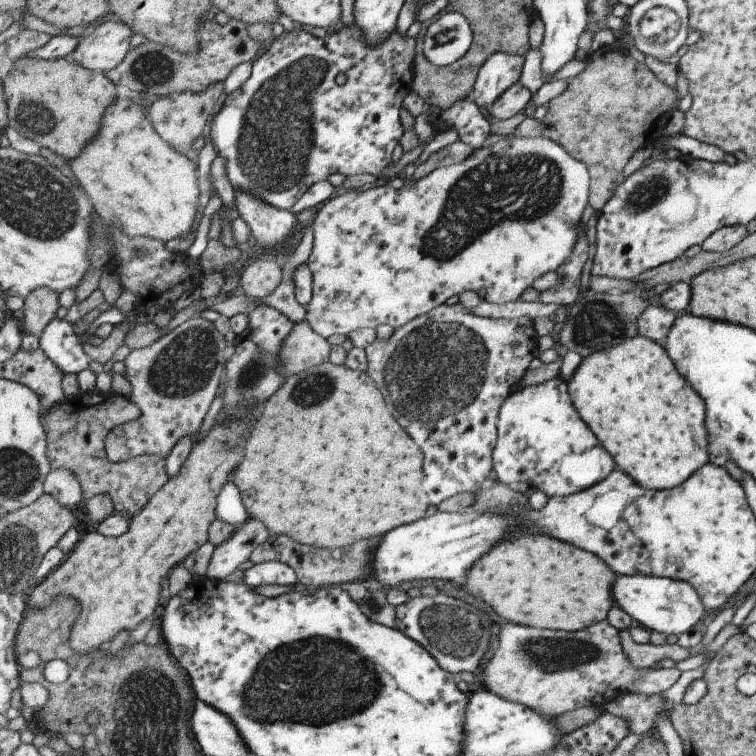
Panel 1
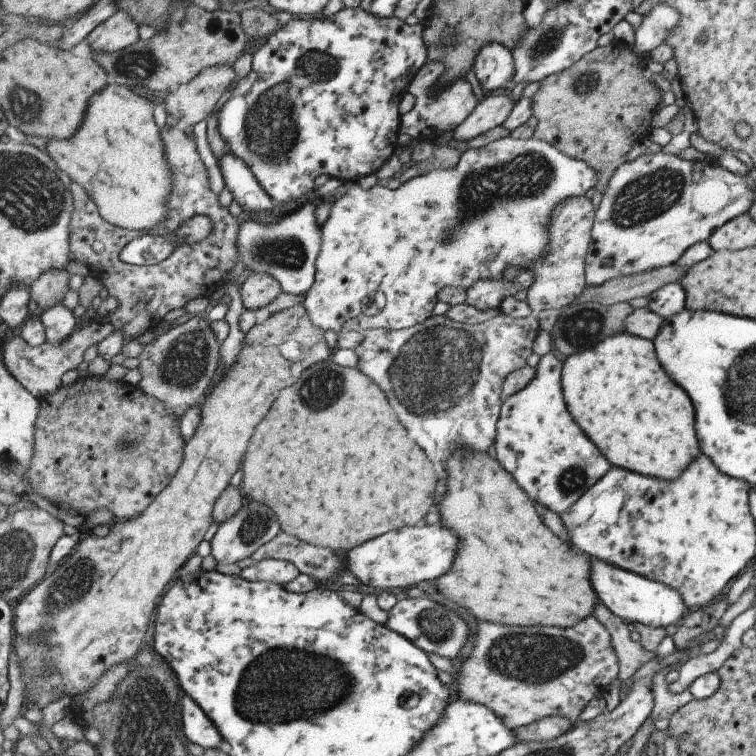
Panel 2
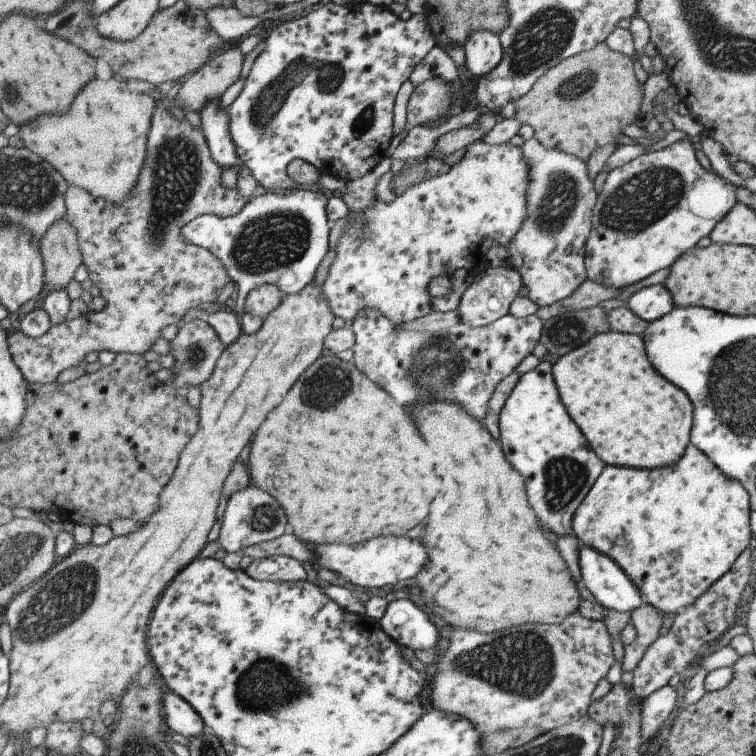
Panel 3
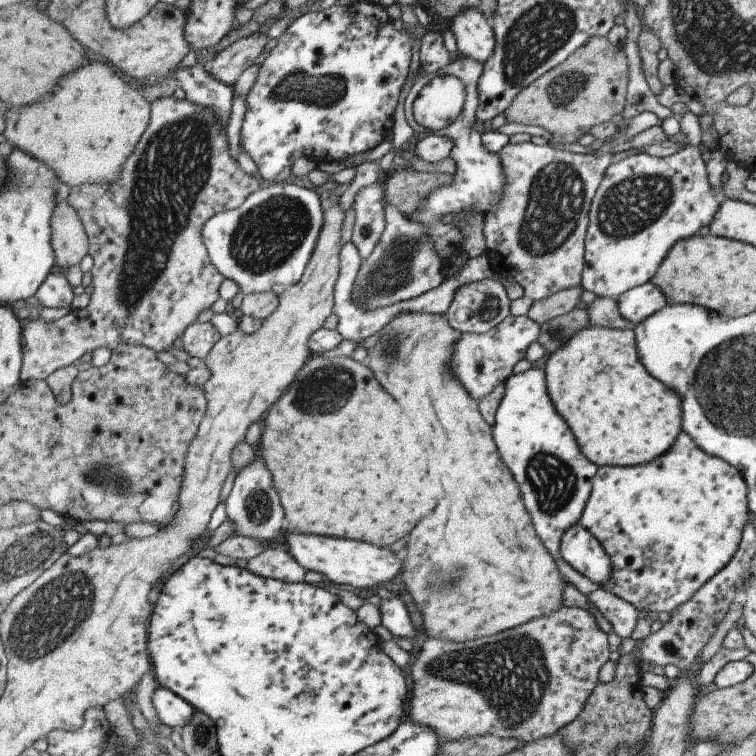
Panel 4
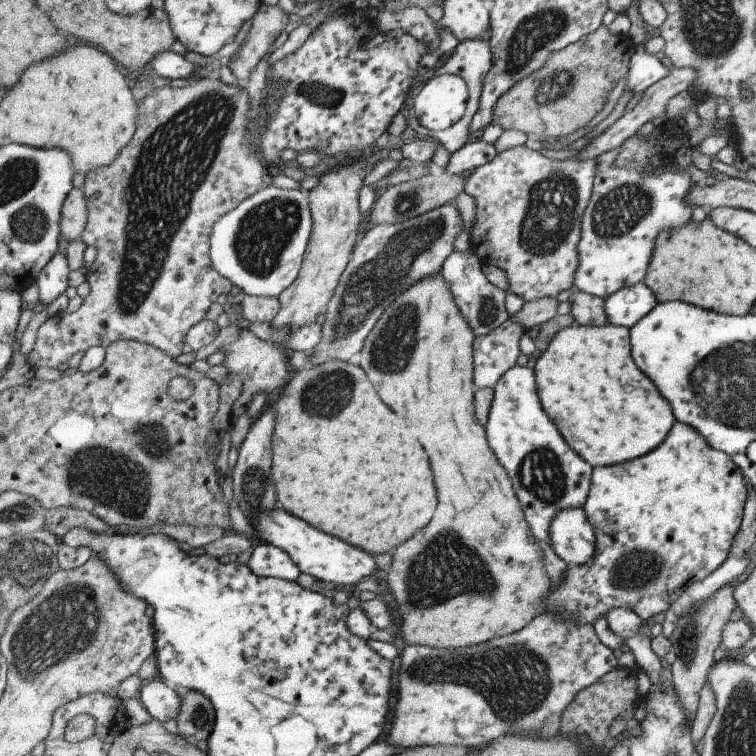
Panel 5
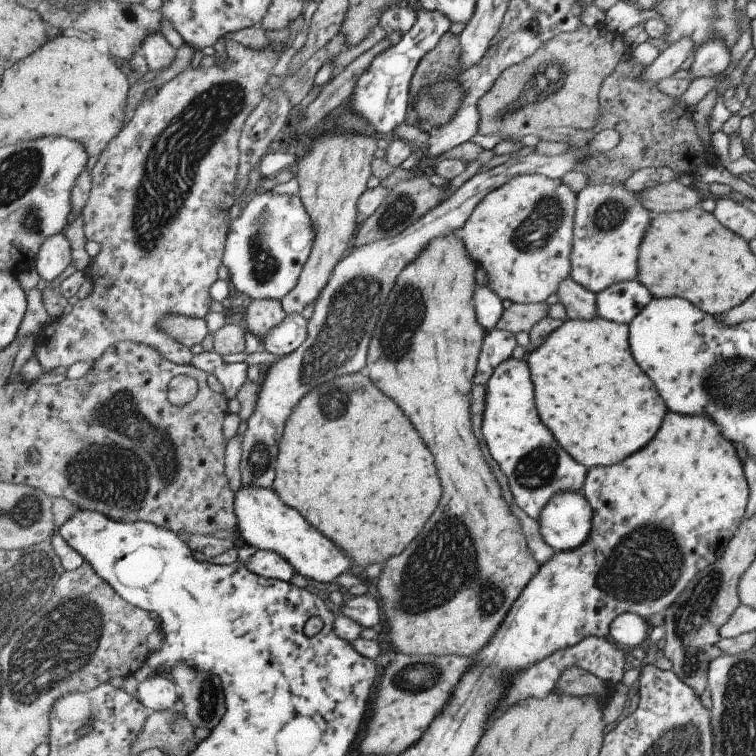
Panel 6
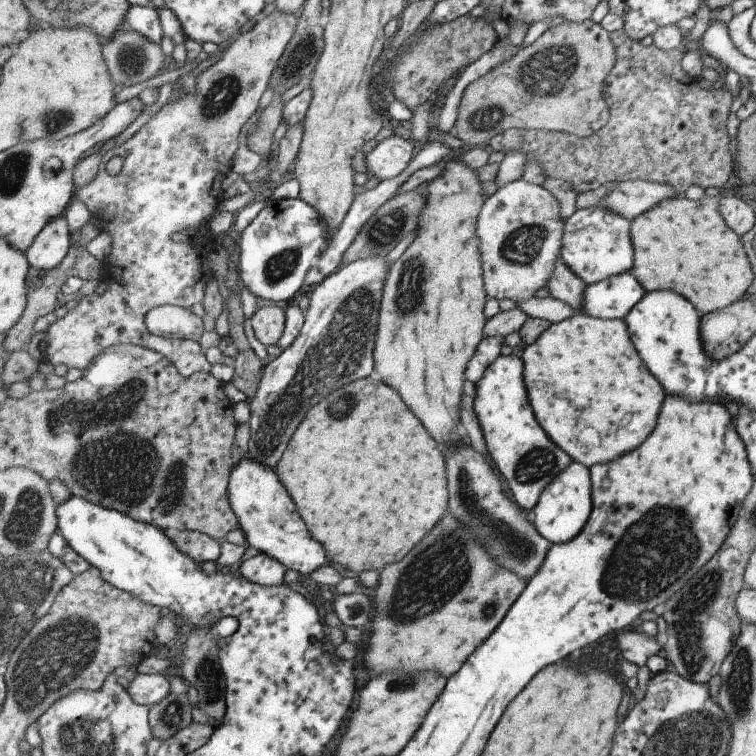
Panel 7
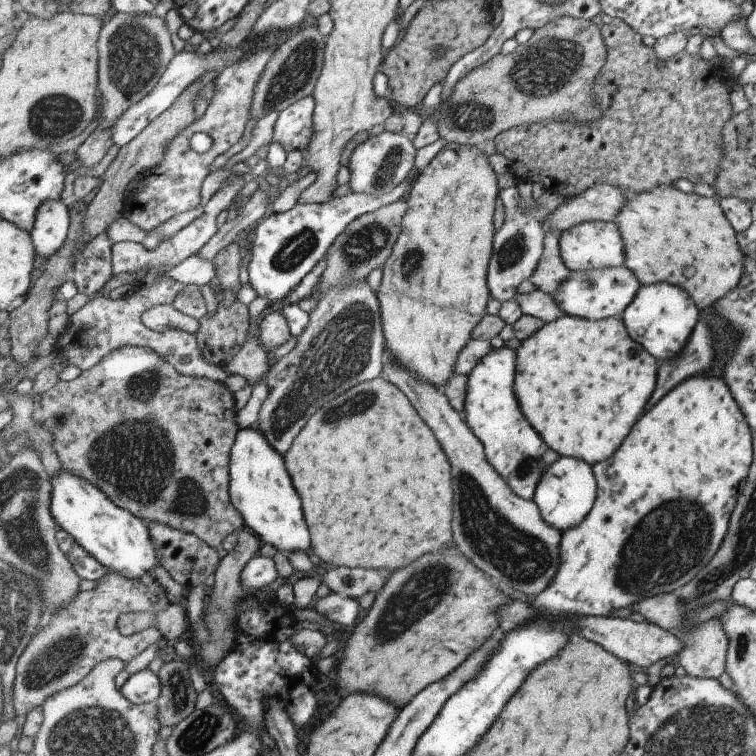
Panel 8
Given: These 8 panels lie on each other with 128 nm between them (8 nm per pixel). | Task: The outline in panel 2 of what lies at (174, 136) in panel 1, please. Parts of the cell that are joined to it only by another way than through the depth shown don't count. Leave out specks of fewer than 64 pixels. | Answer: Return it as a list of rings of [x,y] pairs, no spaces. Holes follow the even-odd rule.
[[[215,65],[212,68],[201,70],[193,80],[189,80],[187,84],[179,84],[169,92],[164,99],[166,114],[172,114],[178,117],[179,122],[174,126],[179,130],[184,130],[188,126],[193,126],[205,118],[209,118],[211,112],[215,112],[219,100],[223,98],[223,94],[230,90],[231,84],[239,80],[235,70],[231,65]]]

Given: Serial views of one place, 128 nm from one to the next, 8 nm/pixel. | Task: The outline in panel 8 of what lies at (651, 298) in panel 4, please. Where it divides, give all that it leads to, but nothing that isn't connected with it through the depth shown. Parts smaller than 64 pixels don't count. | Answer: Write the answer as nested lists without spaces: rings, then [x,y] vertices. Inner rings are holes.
[[[628,267],[609,268],[605,270],[587,270],[573,272],[555,292],[555,302],[567,312],[567,315],[583,319],[601,321],[607,318],[623,318],[625,310],[635,301],[640,292],[639,280]]]

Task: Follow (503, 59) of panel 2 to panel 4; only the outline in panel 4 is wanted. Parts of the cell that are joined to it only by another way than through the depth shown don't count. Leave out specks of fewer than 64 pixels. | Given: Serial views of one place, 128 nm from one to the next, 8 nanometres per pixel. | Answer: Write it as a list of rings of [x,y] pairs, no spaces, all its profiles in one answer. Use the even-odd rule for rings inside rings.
[[[463,7],[449,25],[457,50],[485,64],[496,48],[496,30],[492,19],[477,7]]]

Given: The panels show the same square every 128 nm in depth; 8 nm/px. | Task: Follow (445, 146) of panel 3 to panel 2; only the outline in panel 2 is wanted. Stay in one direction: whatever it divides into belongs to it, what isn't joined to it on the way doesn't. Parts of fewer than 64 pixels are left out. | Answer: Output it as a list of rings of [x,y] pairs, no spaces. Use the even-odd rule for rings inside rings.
[[[493,94],[482,100],[475,110],[456,128],[455,143],[466,143],[476,139],[495,127],[501,127],[514,111],[516,100],[507,94]]]

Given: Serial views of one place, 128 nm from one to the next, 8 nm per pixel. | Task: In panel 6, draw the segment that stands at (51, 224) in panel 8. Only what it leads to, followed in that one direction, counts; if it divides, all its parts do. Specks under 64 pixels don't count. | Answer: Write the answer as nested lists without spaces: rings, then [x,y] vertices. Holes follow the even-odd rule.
[[[61,231],[44,242],[35,269],[47,284],[55,284],[62,279],[63,272],[71,262],[72,246],[66,232]]]

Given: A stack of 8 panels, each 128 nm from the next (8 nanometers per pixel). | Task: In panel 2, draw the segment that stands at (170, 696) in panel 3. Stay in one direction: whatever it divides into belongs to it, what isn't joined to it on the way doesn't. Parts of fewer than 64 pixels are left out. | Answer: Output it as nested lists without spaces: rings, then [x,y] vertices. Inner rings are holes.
[[[187,694],[181,700],[187,741],[199,744],[203,749],[227,749],[223,735],[201,705]]]

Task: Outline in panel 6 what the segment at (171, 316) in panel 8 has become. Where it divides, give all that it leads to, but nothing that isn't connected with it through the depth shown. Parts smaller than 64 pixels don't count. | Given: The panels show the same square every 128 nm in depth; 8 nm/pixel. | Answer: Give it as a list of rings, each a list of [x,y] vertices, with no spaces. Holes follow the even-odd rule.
[[[181,315],[167,317],[164,320],[164,330],[189,348],[201,344],[210,333],[209,324],[203,318]]]

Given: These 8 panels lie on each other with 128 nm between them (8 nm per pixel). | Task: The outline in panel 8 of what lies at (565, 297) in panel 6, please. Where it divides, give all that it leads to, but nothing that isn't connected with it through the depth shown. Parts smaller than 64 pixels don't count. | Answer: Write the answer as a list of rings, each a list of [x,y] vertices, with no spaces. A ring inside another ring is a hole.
[[[549,230],[545,240],[544,257],[531,282],[538,290],[554,295],[561,284],[571,276],[571,270],[561,257],[561,230]]]

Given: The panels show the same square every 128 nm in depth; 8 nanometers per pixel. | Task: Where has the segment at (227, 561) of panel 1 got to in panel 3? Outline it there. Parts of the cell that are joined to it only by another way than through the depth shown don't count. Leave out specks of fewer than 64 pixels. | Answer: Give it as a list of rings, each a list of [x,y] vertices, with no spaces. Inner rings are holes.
[[[253,482],[243,490],[232,494],[223,515],[222,526],[217,541],[225,552],[235,552],[243,555],[242,550],[265,541],[272,541],[289,532],[288,514],[280,500],[272,494],[267,494]]]

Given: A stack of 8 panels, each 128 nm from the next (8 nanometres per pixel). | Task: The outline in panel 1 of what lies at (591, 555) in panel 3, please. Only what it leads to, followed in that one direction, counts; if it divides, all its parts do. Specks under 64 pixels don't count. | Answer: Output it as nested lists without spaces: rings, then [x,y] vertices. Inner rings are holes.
[[[617,575],[612,592],[615,604],[626,612],[632,623],[639,624],[647,630],[663,634],[681,635],[706,613],[695,588],[689,582],[668,579],[667,577],[639,575]]]

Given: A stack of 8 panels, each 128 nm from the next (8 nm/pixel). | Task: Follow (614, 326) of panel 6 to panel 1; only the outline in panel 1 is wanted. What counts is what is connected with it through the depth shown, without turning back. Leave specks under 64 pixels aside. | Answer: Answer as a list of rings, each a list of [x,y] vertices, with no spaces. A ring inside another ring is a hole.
[[[635,335],[617,346],[595,352],[585,357],[567,382],[573,396],[573,404],[581,410],[581,418],[593,426],[603,446],[617,458],[621,470],[633,476],[633,482],[641,482],[645,489],[660,491],[681,484],[691,472],[695,472],[707,460],[705,428],[703,428],[703,402],[687,386],[687,382],[675,372],[666,350],[656,342]]]

